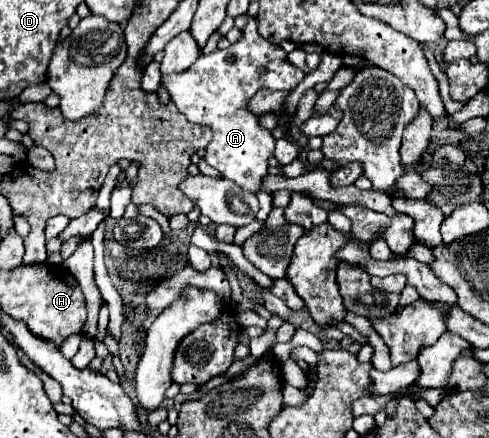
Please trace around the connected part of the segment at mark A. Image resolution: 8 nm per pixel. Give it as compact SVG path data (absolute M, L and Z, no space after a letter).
M250 17L242 39L228 49L200 55L192 67L178 75L162 75L160 85L190 123L212 129L214 139L206 147L204 161L246 191L258 193L262 177L268 173L268 157L274 151L274 137L258 125L258 117L246 109L248 99L262 87L292 91L304 79L304 71L288 63L286 53L258 35L258 23Z

